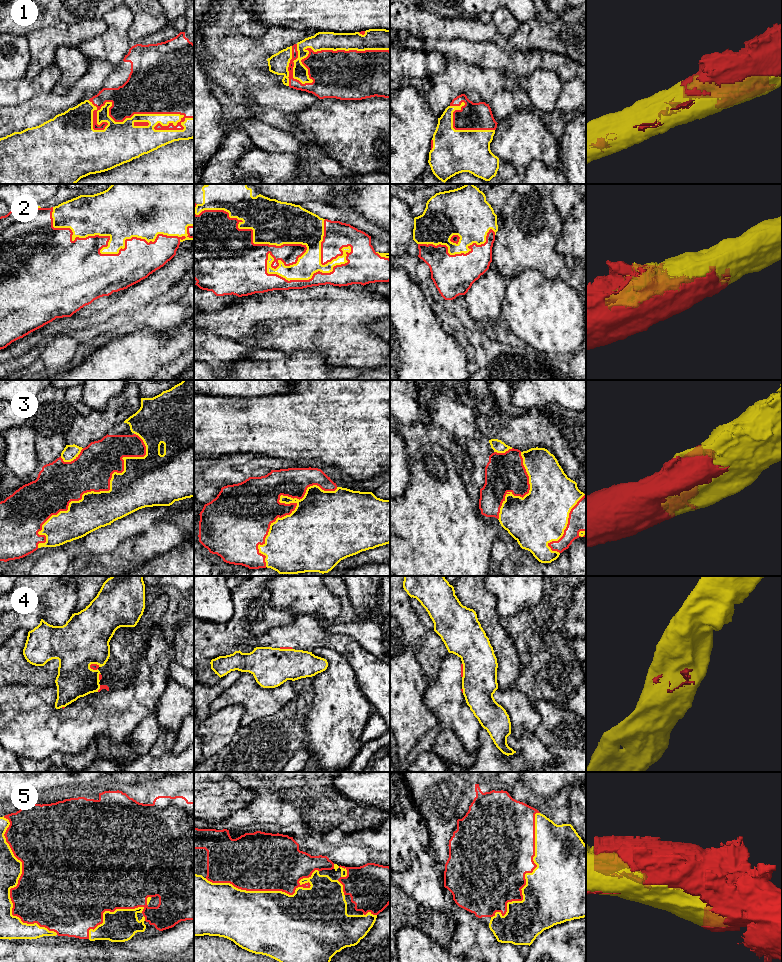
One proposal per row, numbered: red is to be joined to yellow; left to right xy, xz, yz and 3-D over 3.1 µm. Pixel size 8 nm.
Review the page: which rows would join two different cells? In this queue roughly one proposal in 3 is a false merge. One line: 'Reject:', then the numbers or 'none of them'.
Reject: 4

